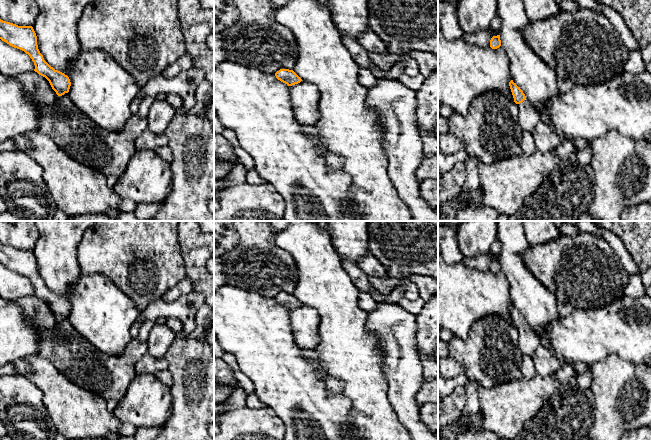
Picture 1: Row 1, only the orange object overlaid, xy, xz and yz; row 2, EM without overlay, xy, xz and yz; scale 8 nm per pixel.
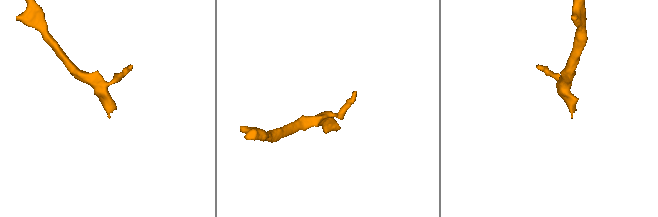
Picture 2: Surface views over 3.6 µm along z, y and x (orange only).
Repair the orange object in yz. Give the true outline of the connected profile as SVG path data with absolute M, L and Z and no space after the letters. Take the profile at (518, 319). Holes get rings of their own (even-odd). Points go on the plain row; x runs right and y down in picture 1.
M511 304L509 310L514 322L514 326L517 328L518 346L522 355L532 357L539 347L540 339L538 335L533 331L532 327L526 322L523 315Z

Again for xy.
M0 243L0 263L28 278L34 286L34 295L49 305L58 320L69 316L71 310L69 301L55 294L44 284L38 273L37 260L32 250L18 250Z

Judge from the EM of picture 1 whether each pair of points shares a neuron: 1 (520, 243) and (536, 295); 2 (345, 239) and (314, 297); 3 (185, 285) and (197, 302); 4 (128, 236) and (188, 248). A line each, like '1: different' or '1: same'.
1: same
2: different
3: different
4: different

